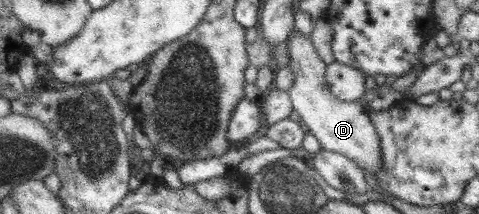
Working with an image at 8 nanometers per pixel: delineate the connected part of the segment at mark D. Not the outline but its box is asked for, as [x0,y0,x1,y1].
[287,26,382,177]

